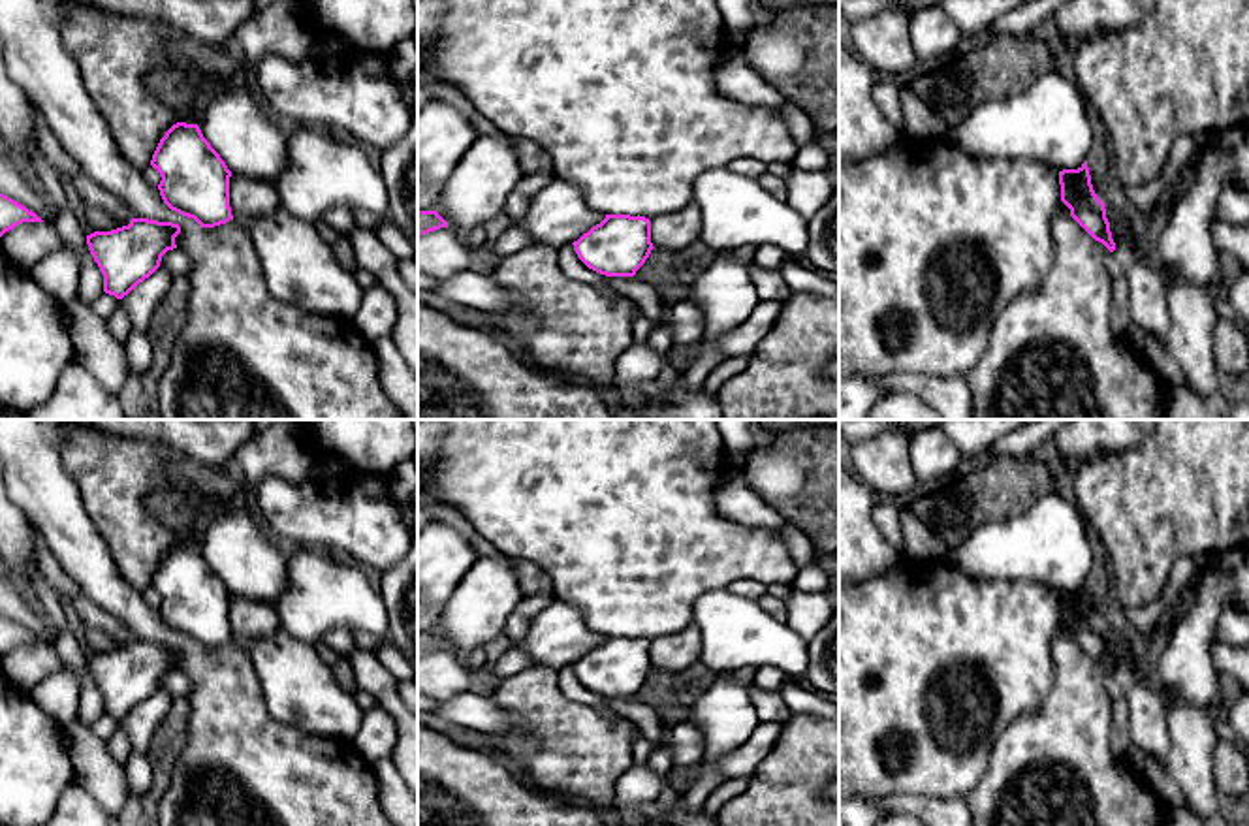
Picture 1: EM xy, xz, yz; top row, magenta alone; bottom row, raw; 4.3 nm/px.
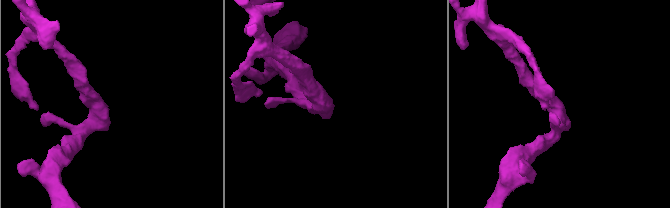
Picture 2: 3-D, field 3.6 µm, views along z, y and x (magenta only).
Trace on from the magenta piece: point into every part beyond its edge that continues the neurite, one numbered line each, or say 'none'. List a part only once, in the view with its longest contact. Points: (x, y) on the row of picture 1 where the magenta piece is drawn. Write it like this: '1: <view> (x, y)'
none

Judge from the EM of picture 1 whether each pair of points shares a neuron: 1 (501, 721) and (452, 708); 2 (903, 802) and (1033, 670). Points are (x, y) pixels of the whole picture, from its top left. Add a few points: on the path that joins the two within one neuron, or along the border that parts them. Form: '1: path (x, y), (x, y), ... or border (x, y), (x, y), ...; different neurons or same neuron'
1: path (490, 717), (463, 710); same neuron
2: border (956, 794), (890, 794), (879, 802); different neurons

